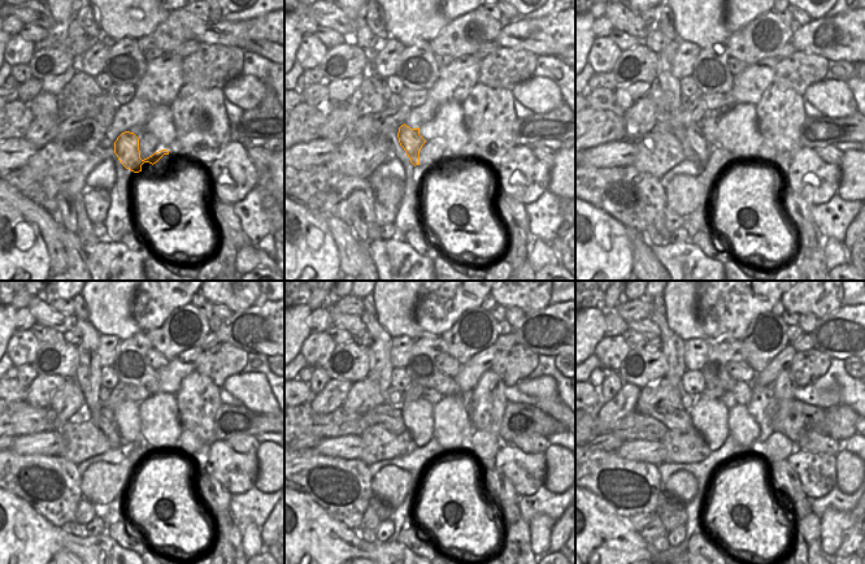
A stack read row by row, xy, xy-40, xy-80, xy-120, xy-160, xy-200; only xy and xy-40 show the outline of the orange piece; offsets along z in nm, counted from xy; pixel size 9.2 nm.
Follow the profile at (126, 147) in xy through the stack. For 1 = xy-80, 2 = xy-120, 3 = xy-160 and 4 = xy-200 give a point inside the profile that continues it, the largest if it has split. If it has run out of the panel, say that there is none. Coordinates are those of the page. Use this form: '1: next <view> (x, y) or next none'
1: next xy-80 (700, 147)
2: next xy-120 (104, 420)
3: next xy-160 (390, 417)
4: next xy-200 (679, 420)

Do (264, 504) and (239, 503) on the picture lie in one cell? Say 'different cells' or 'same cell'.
same cell

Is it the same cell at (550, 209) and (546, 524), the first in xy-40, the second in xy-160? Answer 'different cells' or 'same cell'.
different cells

